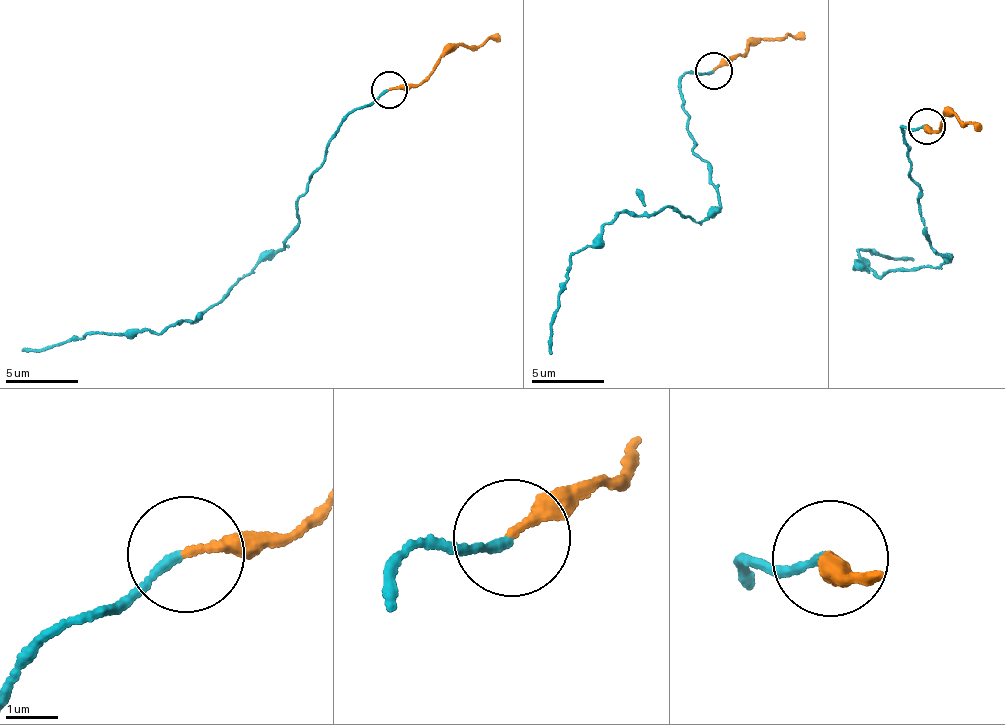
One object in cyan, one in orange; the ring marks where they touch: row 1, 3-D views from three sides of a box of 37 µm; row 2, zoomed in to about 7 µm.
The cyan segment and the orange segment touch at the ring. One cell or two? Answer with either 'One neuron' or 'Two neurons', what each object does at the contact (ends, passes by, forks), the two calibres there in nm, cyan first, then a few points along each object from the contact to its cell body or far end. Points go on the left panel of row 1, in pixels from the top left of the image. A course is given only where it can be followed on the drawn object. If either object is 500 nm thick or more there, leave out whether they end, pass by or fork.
One neuron. At the ring cyan ends. At the ring orange ends. Thickness 170 nm (cyan) against 190 nm. Course of cyan: (388, 91), (347, 116), (309, 189), (295, 199), (299, 229), (197, 319), (99, 332), (36, 352), (23, 350). Course of orange: (388, 91), (424, 80), (443, 53), (487, 37), (498, 43)

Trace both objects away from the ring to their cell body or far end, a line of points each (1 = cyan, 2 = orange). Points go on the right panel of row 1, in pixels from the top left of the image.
1: (925, 127), (900, 126), (923, 234), (947, 257), (934, 267), (881, 276), (854, 264), (862, 250), (912, 259)
2: (925, 127), (936, 132), (946, 114), (973, 121), (975, 132)

